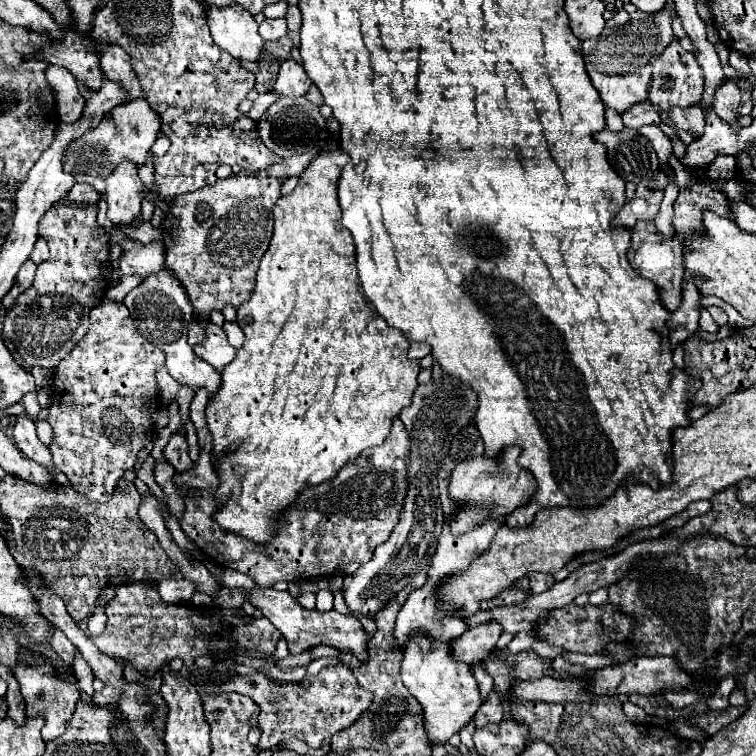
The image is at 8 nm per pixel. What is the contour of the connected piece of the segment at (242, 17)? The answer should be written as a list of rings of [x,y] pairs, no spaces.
[[[237,4],[235,8],[207,8],[207,24],[215,44],[237,60],[253,60],[251,54],[259,50],[255,44],[263,44],[255,18]]]

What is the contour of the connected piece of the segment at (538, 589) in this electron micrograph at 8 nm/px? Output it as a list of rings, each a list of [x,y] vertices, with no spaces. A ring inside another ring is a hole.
[[[533,572],[529,574],[529,584],[531,584],[531,592],[533,594],[541,594],[547,588],[551,588],[551,584],[555,582],[555,578],[551,574],[543,574],[543,572]]]

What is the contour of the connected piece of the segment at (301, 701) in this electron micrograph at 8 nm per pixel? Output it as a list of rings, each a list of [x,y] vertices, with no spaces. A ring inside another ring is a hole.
[[[327,666],[317,676],[305,676],[301,682],[279,682],[267,674],[229,674],[221,684],[225,692],[239,692],[249,696],[259,706],[261,750],[277,746],[287,740],[303,740],[311,748],[321,748],[325,738],[331,738],[339,730],[349,728],[363,710],[371,704],[371,694],[359,690],[355,676],[347,666]]]

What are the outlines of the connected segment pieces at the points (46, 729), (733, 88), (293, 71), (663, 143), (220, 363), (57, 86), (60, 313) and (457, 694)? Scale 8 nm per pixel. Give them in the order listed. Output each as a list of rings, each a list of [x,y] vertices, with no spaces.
[[[15,664],[11,668],[13,676],[17,678],[19,686],[21,686],[21,694],[25,698],[25,704],[27,704],[27,716],[29,718],[37,718],[41,716],[45,720],[45,726],[41,730],[41,736],[43,740],[53,740],[53,738],[59,738],[65,730],[67,730],[67,724],[71,720],[71,714],[75,710],[75,704],[79,702],[81,698],[81,692],[77,688],[77,684],[73,682],[67,682],[63,678],[59,678],[55,674],[55,668],[53,664],[41,664],[41,666],[29,666],[29,664]]]
[[[723,80],[717,90],[715,90],[715,104],[713,110],[717,112],[719,118],[729,122],[733,128],[739,128],[735,118],[737,118],[737,108],[741,102],[741,90],[733,80]]]
[[[289,58],[289,60],[285,60],[281,64],[281,70],[279,70],[279,76],[277,76],[273,92],[277,96],[301,98],[301,96],[307,94],[309,86],[311,86],[311,80],[309,80],[307,72],[293,58]]]
[[[643,126],[643,128],[639,128],[639,134],[649,138],[649,142],[653,144],[653,148],[655,148],[655,152],[659,156],[661,168],[671,168],[669,166],[669,156],[673,154],[671,138],[667,138],[659,126],[655,126],[655,128],[653,126]]]
[[[209,324],[207,328],[207,338],[199,346],[193,346],[193,350],[199,358],[209,362],[215,370],[223,368],[235,358],[235,348],[229,344],[223,328],[213,324]]]
[[[49,66],[45,76],[47,76],[47,82],[55,90],[57,112],[59,112],[61,122],[65,124],[77,122],[85,108],[85,98],[79,92],[75,76],[71,72],[65,72],[65,68],[61,66]]]
[[[55,204],[51,210],[43,214],[43,228],[41,236],[49,242],[51,256],[37,266],[35,280],[23,296],[19,296],[17,304],[7,310],[3,318],[3,338],[9,338],[11,342],[5,342],[15,360],[23,368],[33,368],[33,366],[43,366],[43,368],[55,368],[67,352],[85,336],[89,328],[89,310],[95,304],[99,304],[101,296],[109,288],[109,274],[111,274],[111,264],[109,264],[109,236],[105,228],[97,224],[97,204],[91,206],[59,206]]]
[[[413,634],[403,652],[401,680],[423,706],[423,726],[431,744],[447,744],[453,734],[467,726],[481,706],[477,680],[471,666],[459,664],[449,654],[449,642],[431,642],[425,634]]]

